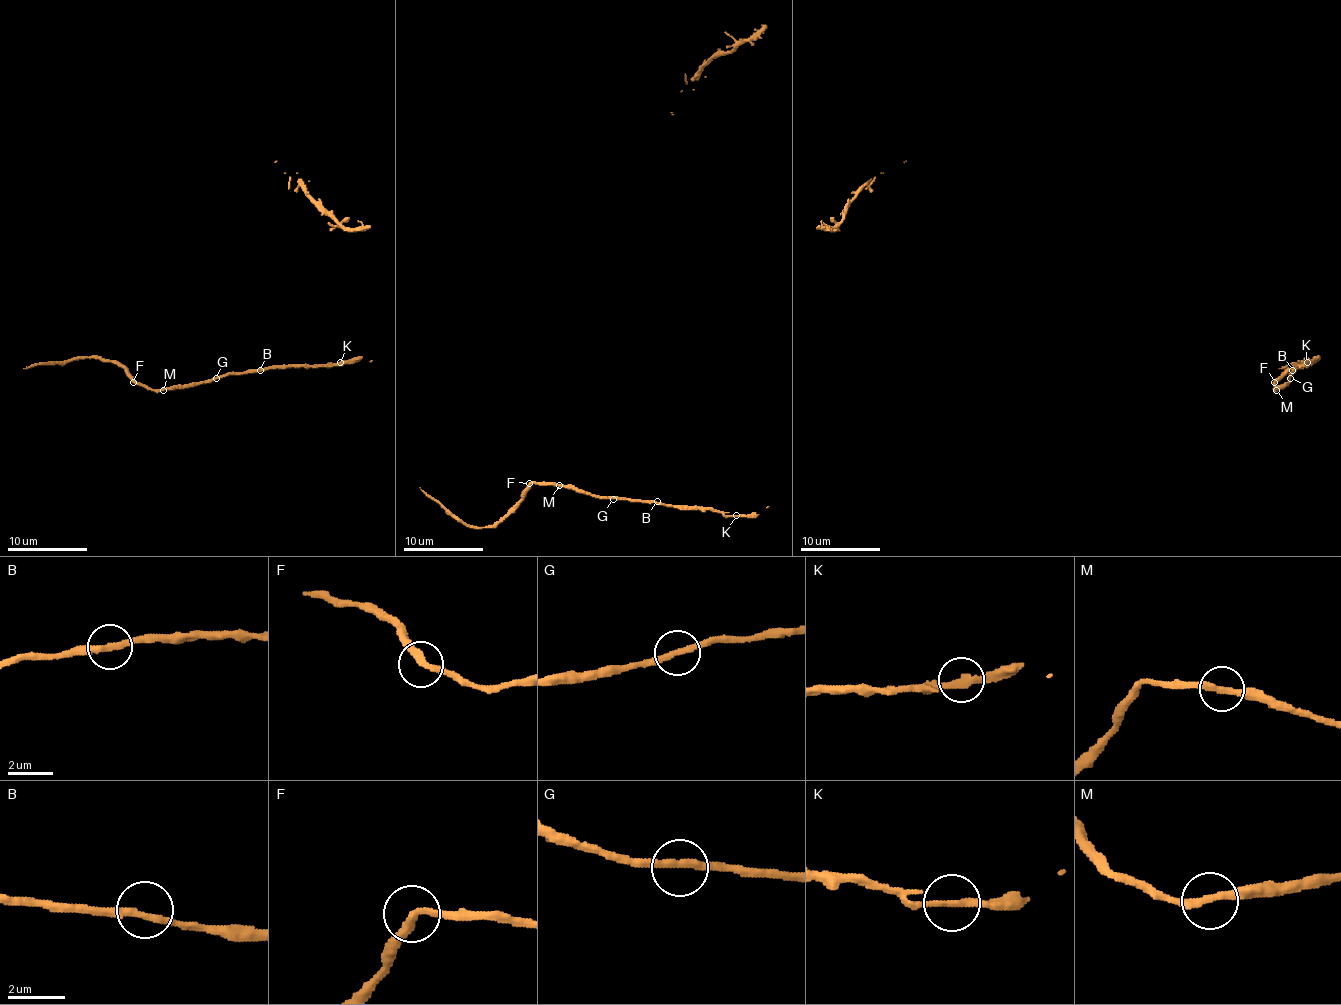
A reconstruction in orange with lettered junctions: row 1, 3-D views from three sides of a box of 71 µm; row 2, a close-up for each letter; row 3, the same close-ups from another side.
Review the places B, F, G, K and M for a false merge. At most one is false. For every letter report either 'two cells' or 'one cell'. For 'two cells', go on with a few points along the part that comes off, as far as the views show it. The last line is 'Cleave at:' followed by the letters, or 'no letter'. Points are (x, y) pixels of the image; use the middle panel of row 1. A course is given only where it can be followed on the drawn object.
B: one cell
F: one cell
G: one cell
K: one cell
M: one cell
Cleave at: no letter

